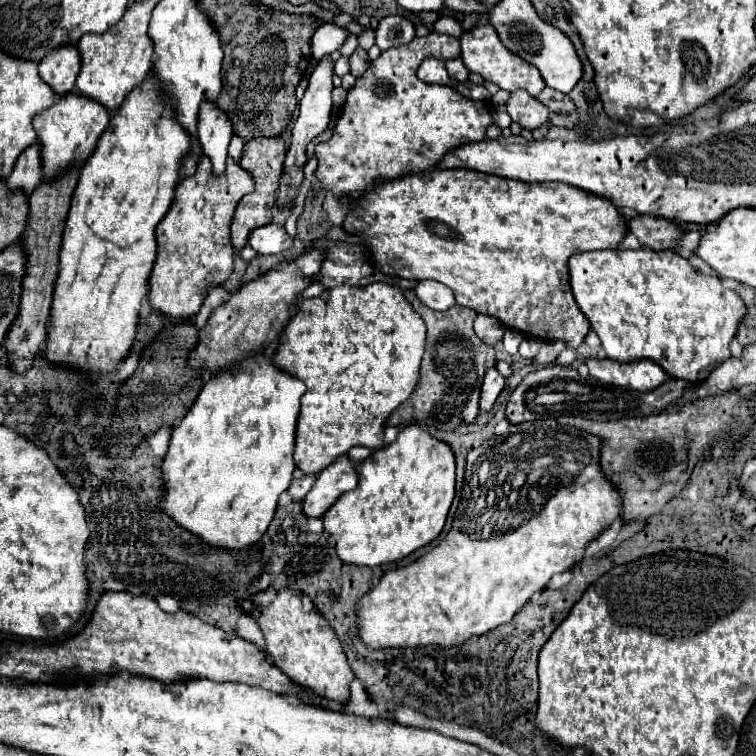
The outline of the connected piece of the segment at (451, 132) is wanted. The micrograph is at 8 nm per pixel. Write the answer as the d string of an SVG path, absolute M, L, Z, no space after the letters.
M435 32L427 34L425 38L415 36L405 46L397 46L381 52L381 56L369 64L367 72L359 76L355 86L349 90L331 140L315 146L315 154L319 158L315 176L319 178L321 186L325 190L331 190L335 198L351 196L353 192L371 190L379 178L397 178L407 172L427 172L435 168L447 152L463 144L483 140L487 128L493 124L491 102L469 100L449 84L427 84L417 78L417 68L425 58L455 60L459 56L461 56L459 40Z

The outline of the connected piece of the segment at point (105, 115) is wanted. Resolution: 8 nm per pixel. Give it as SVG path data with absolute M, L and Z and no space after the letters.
M67 92L51 108L39 112L33 118L33 128L41 142L45 178L47 174L55 174L55 170L63 170L63 166L75 158L85 160L93 152L103 130L107 128L109 118L111 116L105 106L101 106L99 102L91 102L91 98L83 98L83 94L75 92Z

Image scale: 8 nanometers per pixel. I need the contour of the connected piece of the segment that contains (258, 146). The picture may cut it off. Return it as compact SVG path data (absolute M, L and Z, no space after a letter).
M275 136L275 138L251 138L249 142L245 142L245 150L241 156L241 166L253 174L255 178L255 192L247 194L245 198L241 198L235 216L233 216L233 224L231 224L231 240L235 248L243 248L247 242L247 234L263 224L271 222L271 214L273 214L273 206L275 206L275 190L279 186L279 174L283 172L283 158L287 154L287 144Z

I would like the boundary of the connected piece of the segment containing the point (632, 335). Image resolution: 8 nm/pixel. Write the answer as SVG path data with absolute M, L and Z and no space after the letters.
M603 250L583 252L569 258L569 284L579 310L599 336L607 358L617 362L633 362L641 358L655 360L669 376L687 382L703 382L715 364L723 364L731 352L729 344L737 332L737 324L745 316L743 300L729 288L723 288L717 276L705 276L673 250Z

